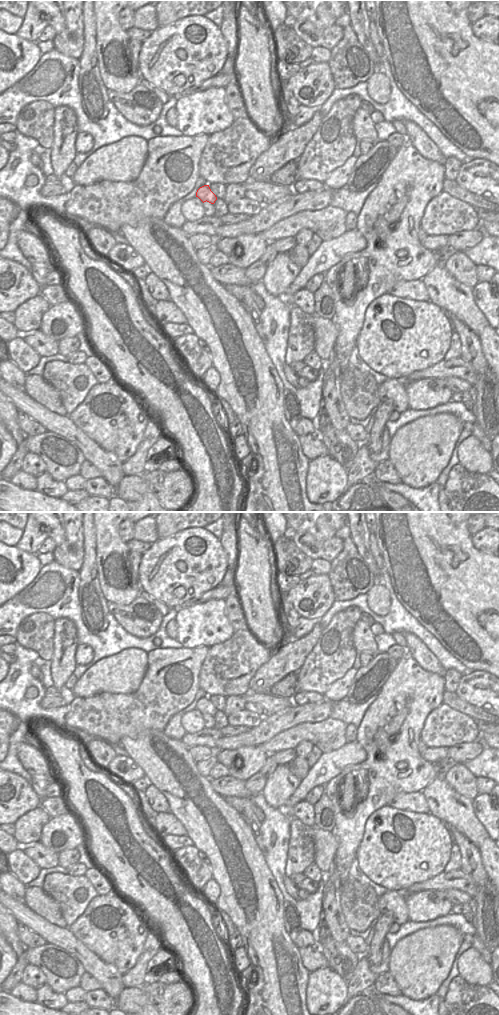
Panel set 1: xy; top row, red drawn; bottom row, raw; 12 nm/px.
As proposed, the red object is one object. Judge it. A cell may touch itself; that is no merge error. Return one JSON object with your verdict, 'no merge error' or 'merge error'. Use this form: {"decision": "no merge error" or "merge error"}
{"decision": "merge error"}

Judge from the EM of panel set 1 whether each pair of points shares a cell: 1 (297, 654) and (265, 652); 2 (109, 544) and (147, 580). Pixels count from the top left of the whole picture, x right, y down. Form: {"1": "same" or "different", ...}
{"1": "different", "2": "different"}

